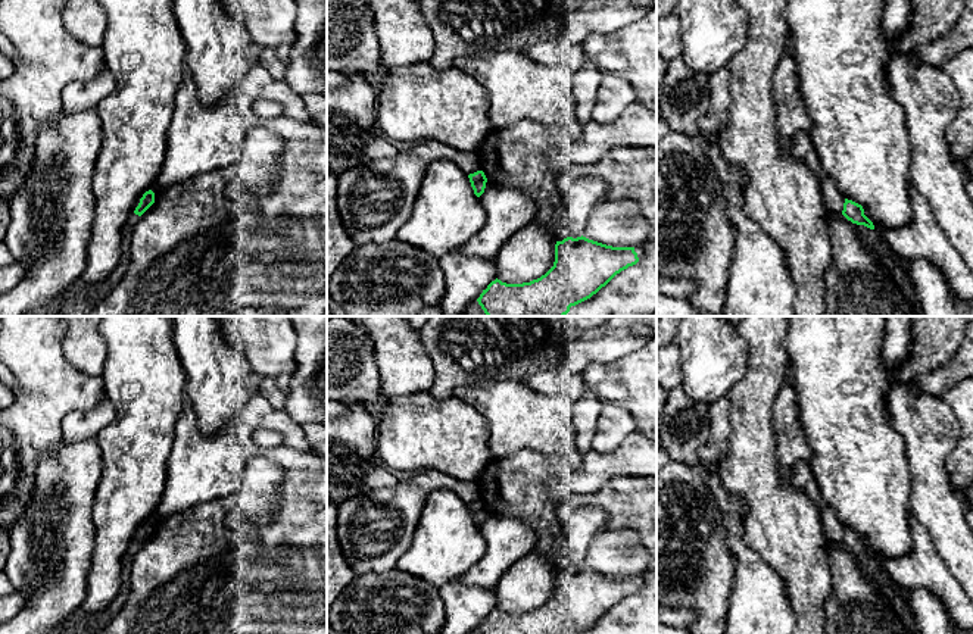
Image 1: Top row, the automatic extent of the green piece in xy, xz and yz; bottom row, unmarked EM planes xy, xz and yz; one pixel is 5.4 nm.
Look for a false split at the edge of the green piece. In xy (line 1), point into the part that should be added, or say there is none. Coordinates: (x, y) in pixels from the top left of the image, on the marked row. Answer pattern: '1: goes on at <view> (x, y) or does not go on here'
1: does not go on here

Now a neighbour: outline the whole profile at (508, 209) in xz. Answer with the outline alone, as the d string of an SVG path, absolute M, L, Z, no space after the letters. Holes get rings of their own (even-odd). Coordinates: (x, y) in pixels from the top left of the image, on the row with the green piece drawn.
M492 181L486 182L480 203L486 222L459 250L468 256L495 260L517 231L534 222L536 204L521 190Z

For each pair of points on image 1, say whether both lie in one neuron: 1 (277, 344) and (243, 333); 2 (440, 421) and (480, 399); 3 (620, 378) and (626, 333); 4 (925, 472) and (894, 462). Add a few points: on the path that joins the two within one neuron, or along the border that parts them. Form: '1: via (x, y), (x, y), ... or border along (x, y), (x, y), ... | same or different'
1: via (268, 339), (262, 333), (252, 333) | same
2: border along (454, 394), (468, 403), (485, 419), (489, 434) | different
3: border along (641, 349), (610, 362), (593, 362), (589, 365) | different
4: border along (898, 433), (910, 475), (907, 502) | different

